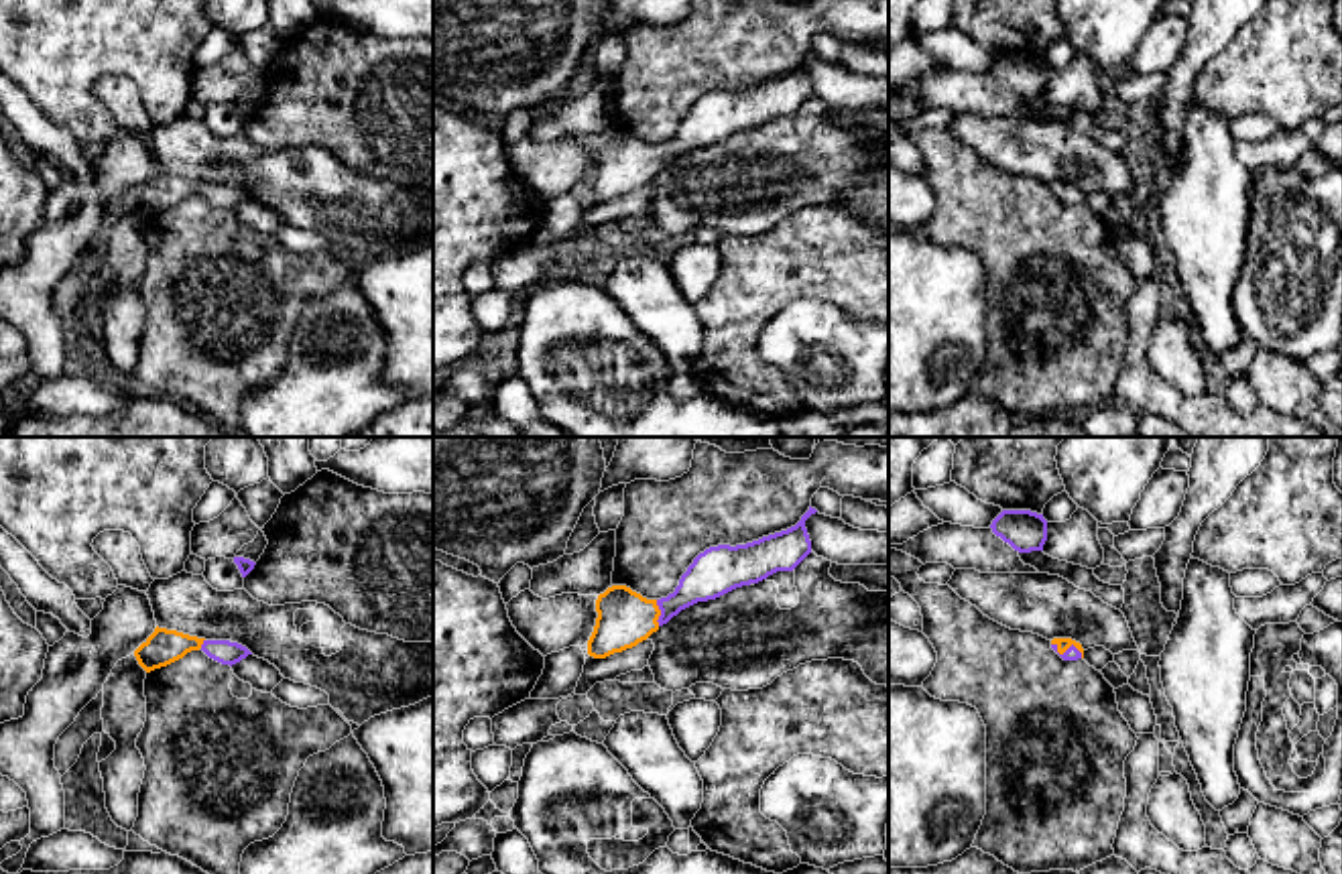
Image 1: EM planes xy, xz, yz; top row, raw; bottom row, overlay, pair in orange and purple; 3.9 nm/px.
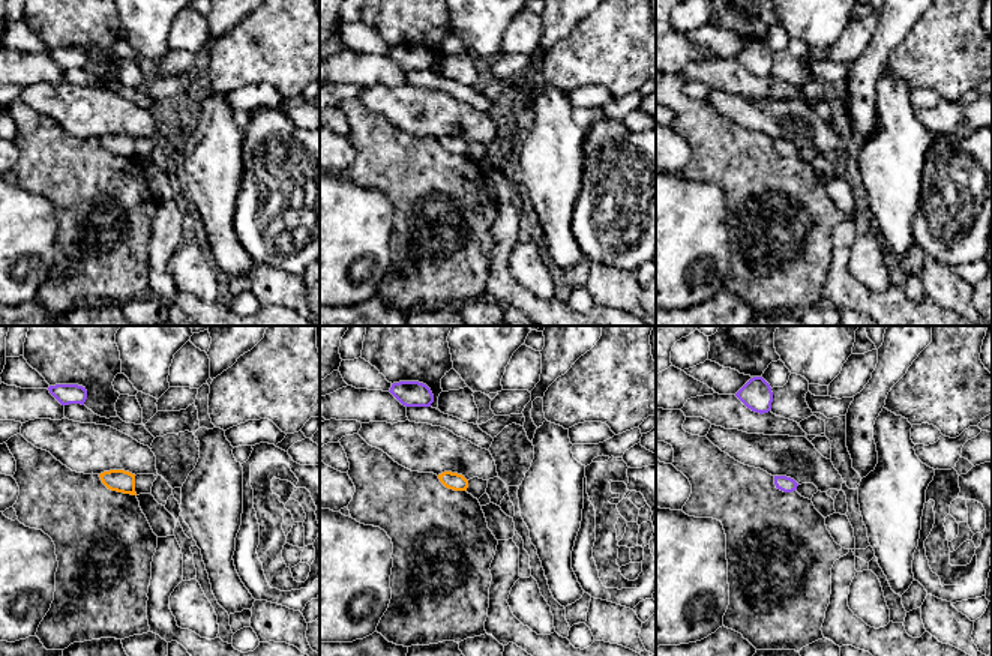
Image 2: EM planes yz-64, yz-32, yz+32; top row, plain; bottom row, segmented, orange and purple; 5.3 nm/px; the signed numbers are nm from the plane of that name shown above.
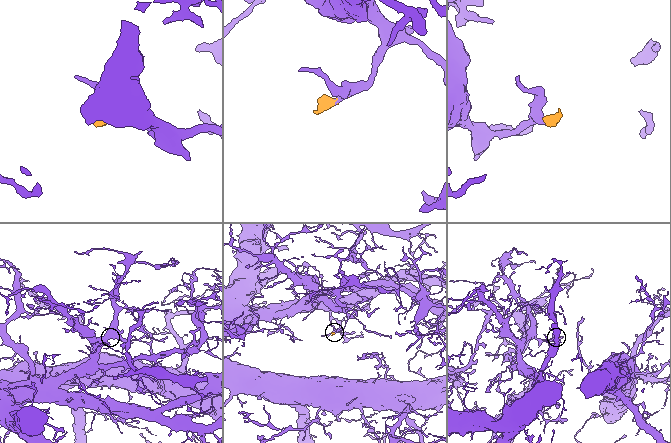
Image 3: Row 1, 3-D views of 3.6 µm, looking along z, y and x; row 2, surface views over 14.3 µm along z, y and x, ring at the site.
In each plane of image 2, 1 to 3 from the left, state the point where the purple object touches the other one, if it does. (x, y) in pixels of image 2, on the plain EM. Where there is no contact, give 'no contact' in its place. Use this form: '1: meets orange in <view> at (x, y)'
1: no contact
2: no contact
3: no contact

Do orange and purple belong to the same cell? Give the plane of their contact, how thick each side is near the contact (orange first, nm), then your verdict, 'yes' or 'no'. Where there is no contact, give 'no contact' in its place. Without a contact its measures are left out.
contact in yz; calibres 50 and 60 nm; yes

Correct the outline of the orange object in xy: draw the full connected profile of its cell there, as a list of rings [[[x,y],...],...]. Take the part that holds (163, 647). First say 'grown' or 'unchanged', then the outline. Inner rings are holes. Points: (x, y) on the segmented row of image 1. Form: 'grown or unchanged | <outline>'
grown | [[[155,628],[155,632],[134,650],[138,665],[150,673],[183,659],[191,650],[203,650],[222,665],[236,665],[248,654],[246,646],[230,640],[205,640],[177,630]]]

